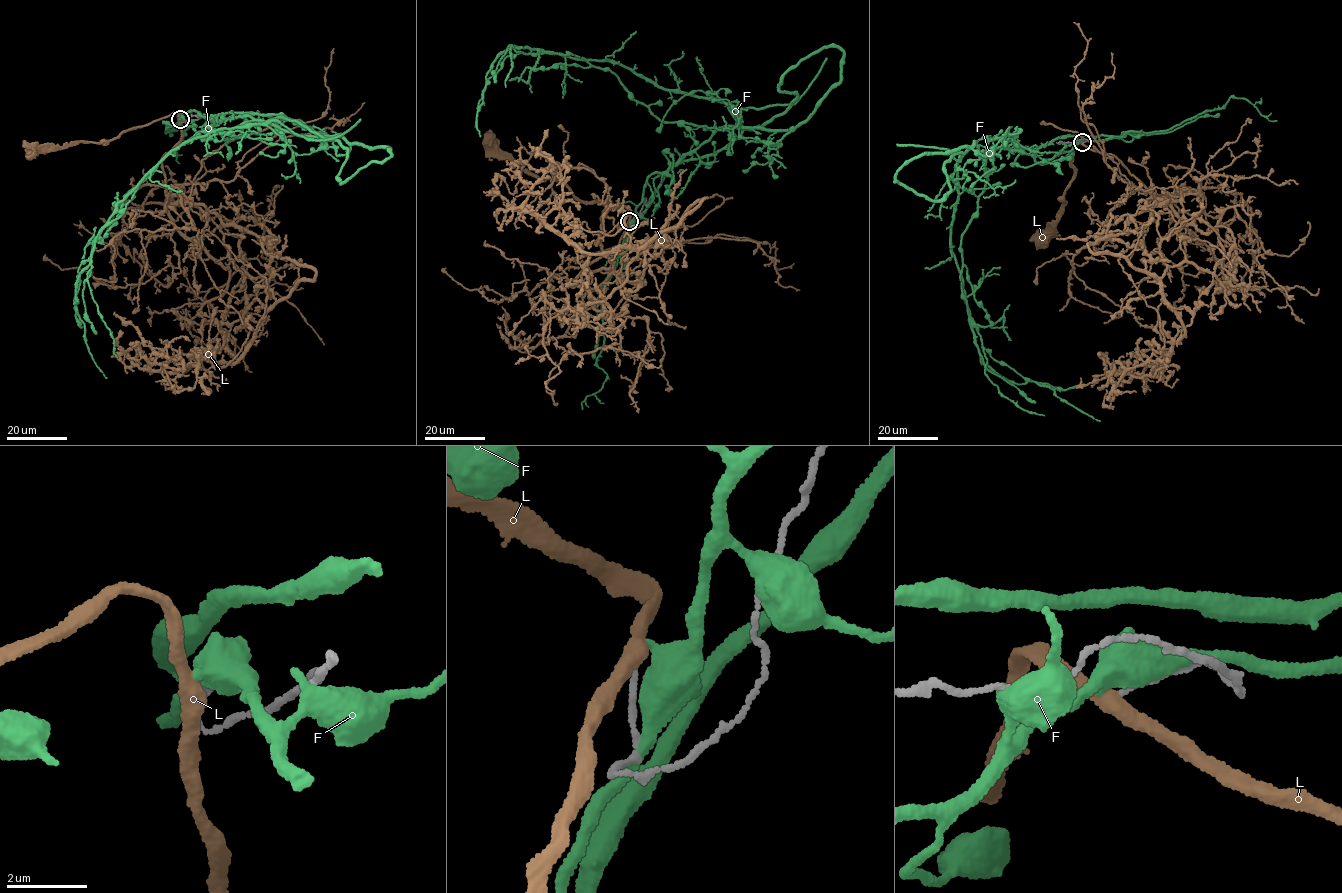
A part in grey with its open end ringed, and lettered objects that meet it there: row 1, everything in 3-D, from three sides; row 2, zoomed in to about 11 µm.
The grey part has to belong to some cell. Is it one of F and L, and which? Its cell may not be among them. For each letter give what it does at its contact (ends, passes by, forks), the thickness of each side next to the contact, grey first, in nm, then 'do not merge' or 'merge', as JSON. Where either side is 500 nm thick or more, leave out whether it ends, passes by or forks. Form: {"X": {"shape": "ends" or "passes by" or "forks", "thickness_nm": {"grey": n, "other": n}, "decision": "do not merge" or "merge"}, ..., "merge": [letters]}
{"F": {"thickness_nm": {"grey": 180, "other": 550}, "decision": "do not merge"}, "L": {"shape": "passes by", "thickness_nm": {"grey": 130, "other": 400}, "decision": "do not merge"}, "merge": []}

